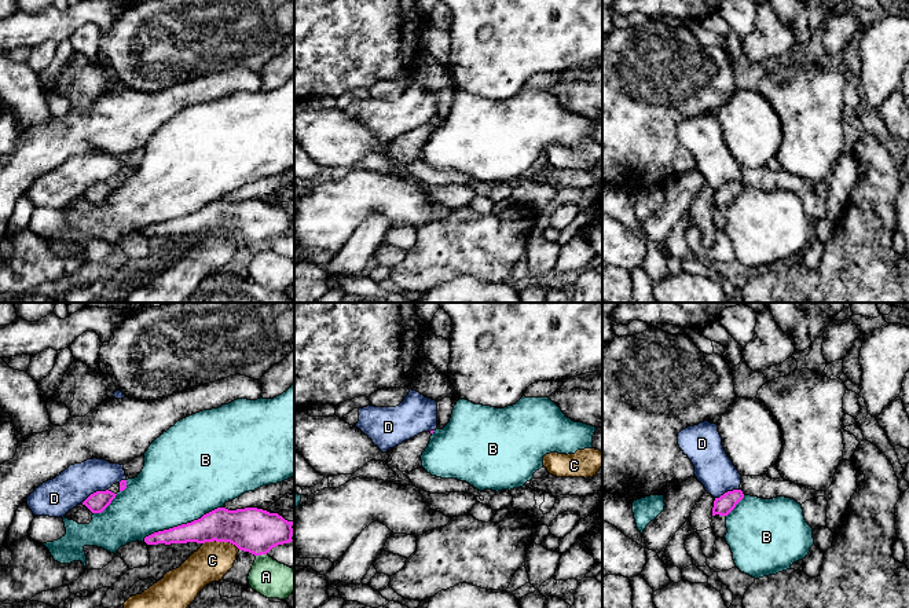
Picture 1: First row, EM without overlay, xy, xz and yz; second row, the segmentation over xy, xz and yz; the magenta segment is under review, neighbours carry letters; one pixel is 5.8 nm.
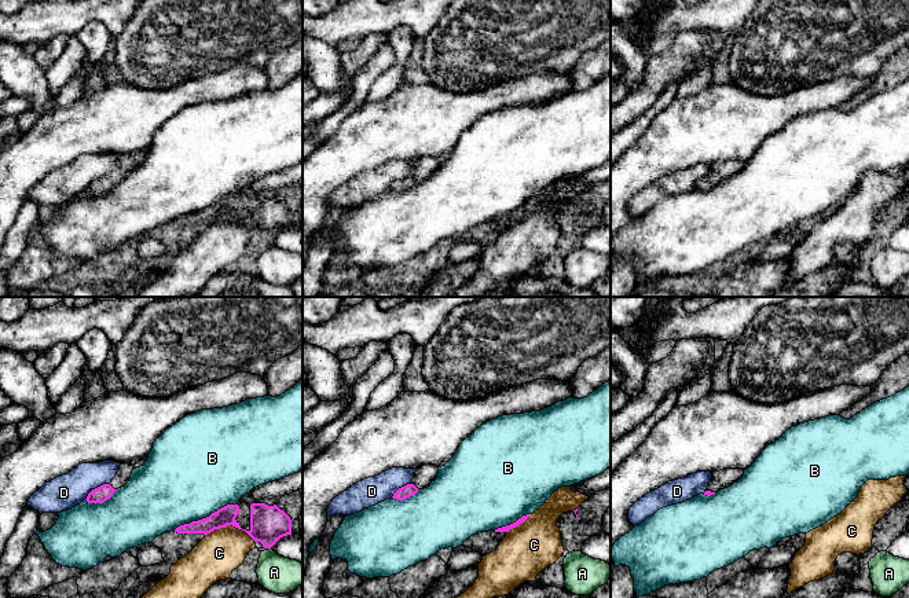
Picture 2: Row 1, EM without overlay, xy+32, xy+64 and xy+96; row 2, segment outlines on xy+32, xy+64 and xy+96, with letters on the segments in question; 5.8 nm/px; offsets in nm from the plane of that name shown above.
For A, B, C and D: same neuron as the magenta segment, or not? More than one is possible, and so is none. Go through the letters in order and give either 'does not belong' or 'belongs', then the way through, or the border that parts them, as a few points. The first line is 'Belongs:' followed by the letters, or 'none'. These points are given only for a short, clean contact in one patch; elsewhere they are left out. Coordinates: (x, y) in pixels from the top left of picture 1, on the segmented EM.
Belongs: none
A: does not belong
B: does not belong
C: does not belong
D: does not belong; border along xy (107, 489), (91, 493), (81, 502)

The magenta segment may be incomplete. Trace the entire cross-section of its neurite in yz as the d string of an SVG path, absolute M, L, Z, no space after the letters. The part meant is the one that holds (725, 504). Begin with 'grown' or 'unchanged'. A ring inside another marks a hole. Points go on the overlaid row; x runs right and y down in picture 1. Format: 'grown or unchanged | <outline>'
grown | M767 475L741 476L738 490L727 491L719 498L715 498L712 516L727 516L745 495L758 497L762 499L785 497L795 499L802 505L806 501L825 497L825 491L809 490L782 477L771 479Z

